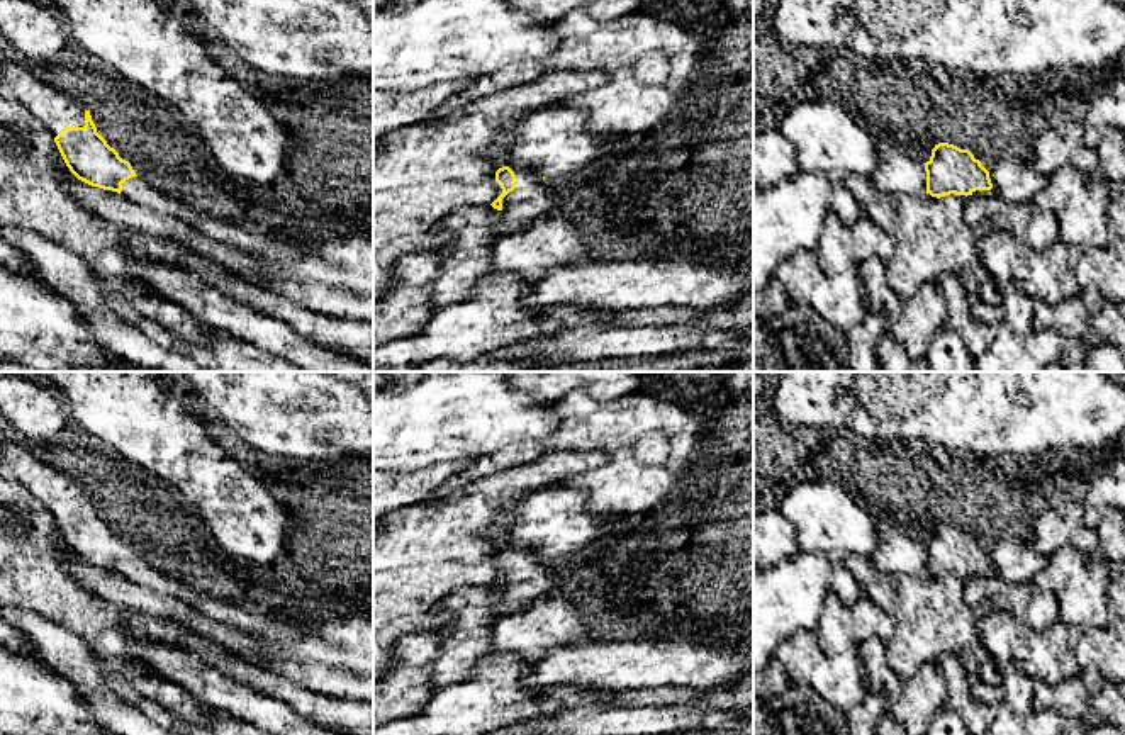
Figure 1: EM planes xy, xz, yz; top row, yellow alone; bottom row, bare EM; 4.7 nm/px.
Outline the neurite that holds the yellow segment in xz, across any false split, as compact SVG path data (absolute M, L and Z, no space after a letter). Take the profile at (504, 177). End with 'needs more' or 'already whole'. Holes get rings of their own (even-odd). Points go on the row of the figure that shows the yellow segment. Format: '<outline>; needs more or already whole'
M512 165L495 171L502 194L490 204L501 212L501 233L514 233L533 226L557 205L558 187L538 171Z; needs more

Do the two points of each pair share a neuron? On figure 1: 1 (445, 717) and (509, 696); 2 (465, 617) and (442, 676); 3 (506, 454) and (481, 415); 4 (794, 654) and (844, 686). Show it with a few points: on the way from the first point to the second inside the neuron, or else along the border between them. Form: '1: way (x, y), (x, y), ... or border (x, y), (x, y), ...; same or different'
1: way (460, 712), (494, 698); same
2: way (465, 632), (455, 661); same
3: border (528, 442), (504, 445), (475, 459); different
4: way (806, 664), (832, 678); same

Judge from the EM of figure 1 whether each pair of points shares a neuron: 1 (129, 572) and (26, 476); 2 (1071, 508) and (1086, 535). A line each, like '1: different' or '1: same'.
1: same
2: same

